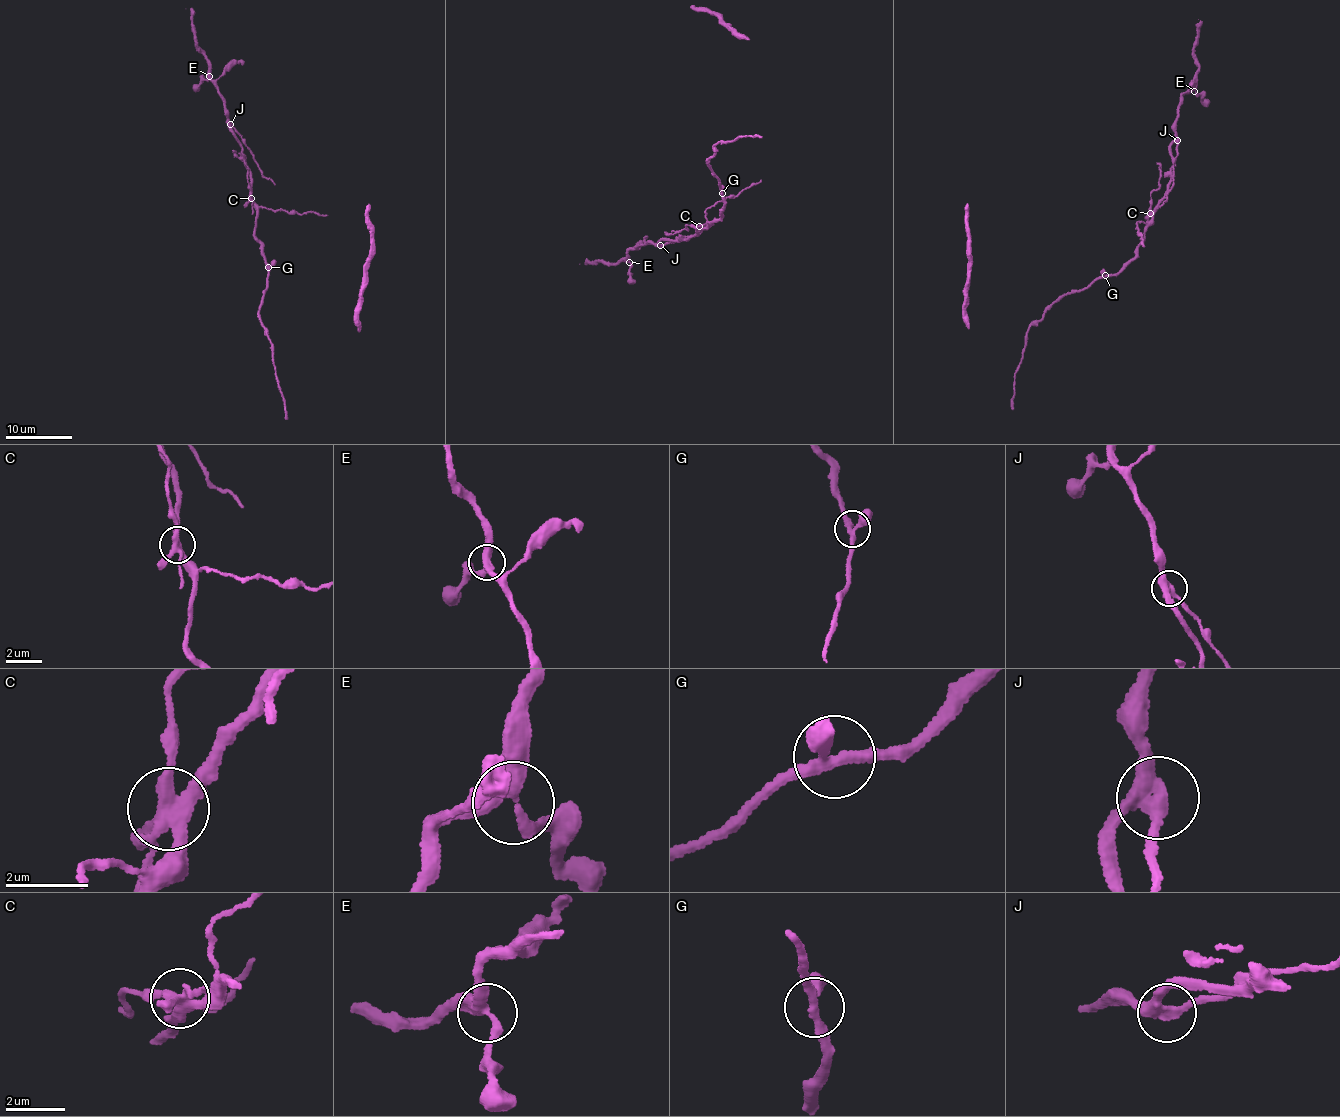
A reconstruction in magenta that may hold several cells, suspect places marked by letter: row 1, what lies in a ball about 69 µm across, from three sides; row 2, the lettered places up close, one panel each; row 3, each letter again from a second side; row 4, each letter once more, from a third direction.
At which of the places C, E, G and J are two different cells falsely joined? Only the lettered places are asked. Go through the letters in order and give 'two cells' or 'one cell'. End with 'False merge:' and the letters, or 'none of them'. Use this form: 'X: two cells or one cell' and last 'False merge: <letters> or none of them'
C: two cells
E: one cell
G: one cell
J: two cells
False merge: C, J

